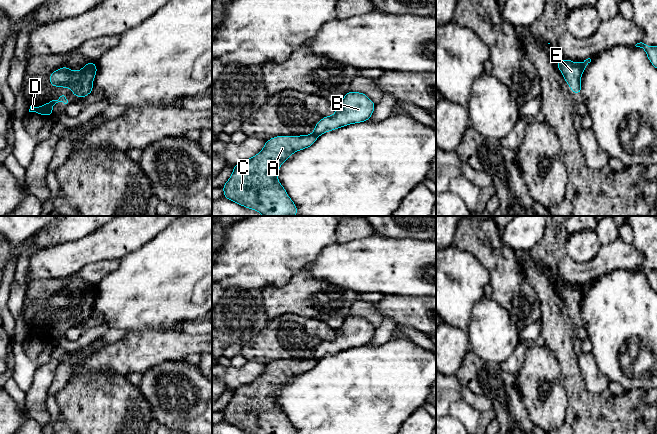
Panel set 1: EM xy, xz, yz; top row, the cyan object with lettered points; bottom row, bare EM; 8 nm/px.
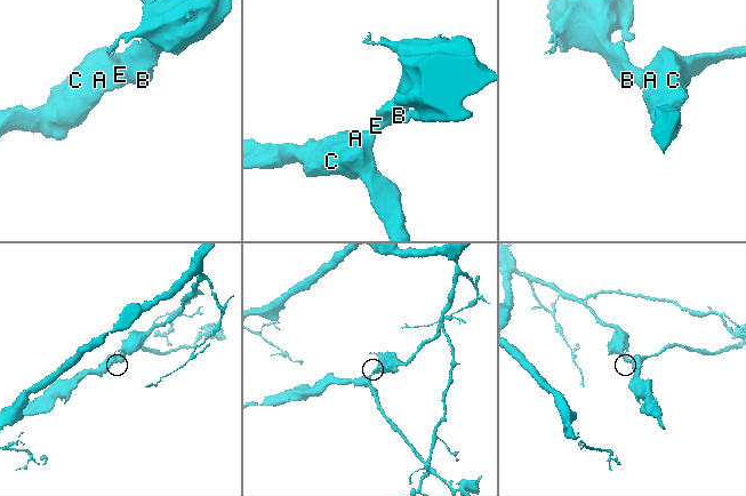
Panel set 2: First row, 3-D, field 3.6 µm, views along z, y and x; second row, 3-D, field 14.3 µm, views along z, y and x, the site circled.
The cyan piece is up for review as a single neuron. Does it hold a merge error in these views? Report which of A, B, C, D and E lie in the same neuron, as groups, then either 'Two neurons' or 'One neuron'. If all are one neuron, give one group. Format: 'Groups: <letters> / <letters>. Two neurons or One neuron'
Groups: A C D / B E. Two neurons

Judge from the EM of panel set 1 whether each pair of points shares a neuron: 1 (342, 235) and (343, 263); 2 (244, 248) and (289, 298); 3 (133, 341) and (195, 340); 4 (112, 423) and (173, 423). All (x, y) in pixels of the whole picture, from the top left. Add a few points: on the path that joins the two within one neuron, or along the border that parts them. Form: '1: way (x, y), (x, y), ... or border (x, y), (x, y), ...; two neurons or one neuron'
1: border (365, 237), (354, 239), (350, 242), (336, 243); two neurons
2: border (297, 272), (282, 286), (265, 286), (262, 289); two neurons
3: way (148, 343), (180, 343); one neuron
4: border (148, 402), (153, 417), (158, 423); two neurons

